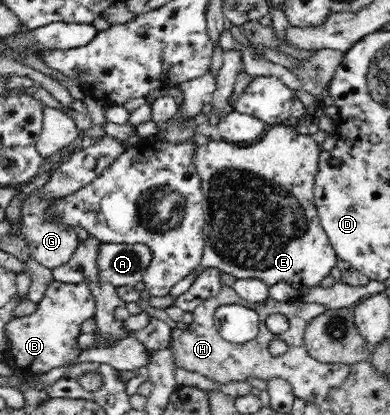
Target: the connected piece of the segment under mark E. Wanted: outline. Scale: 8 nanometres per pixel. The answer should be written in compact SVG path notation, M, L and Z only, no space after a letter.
M291 122L270 126L251 144L236 144L214 137L207 144L195 146L192 165L200 178L209 216L203 256L195 270L175 283L169 296L177 298L187 292L192 278L207 269L219 269L237 279L259 278L269 286L284 285L299 290L315 287L329 276L338 254L321 226L314 201L314 182L322 151L312 135L300 134Z

